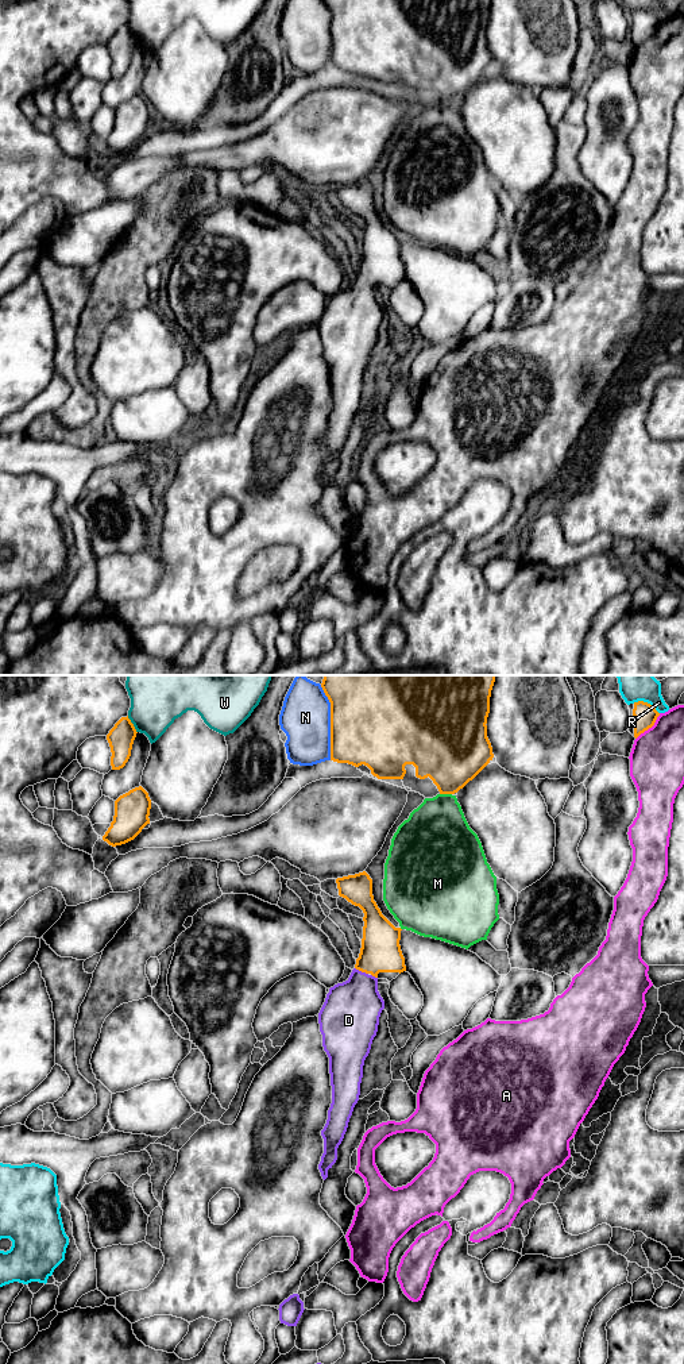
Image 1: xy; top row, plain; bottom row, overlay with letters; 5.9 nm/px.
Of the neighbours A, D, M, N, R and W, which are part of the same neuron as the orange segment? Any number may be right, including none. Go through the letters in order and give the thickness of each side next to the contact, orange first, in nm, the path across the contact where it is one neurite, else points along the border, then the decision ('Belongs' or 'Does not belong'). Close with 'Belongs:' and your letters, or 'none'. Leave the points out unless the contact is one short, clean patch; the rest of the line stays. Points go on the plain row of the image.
A: Thickness 140 nm (orange) against 320 nm. Does not belong
D: Thickness 240 nm (orange) against 340 nm. Path across: xy (381, 261), (362, 280), (359, 304), (351, 320). Belongs
M: Thickness 400 nm (orange) against 380 nm. Does not belong
N: Thickness 440 nm (orange) against 300 nm. Does not belong
R: Thickness 140 nm (orange) against 90 nm. Does not belong
W: Thickness 160 nm (orange) against 260 nm. Does not belong
Belongs: D

